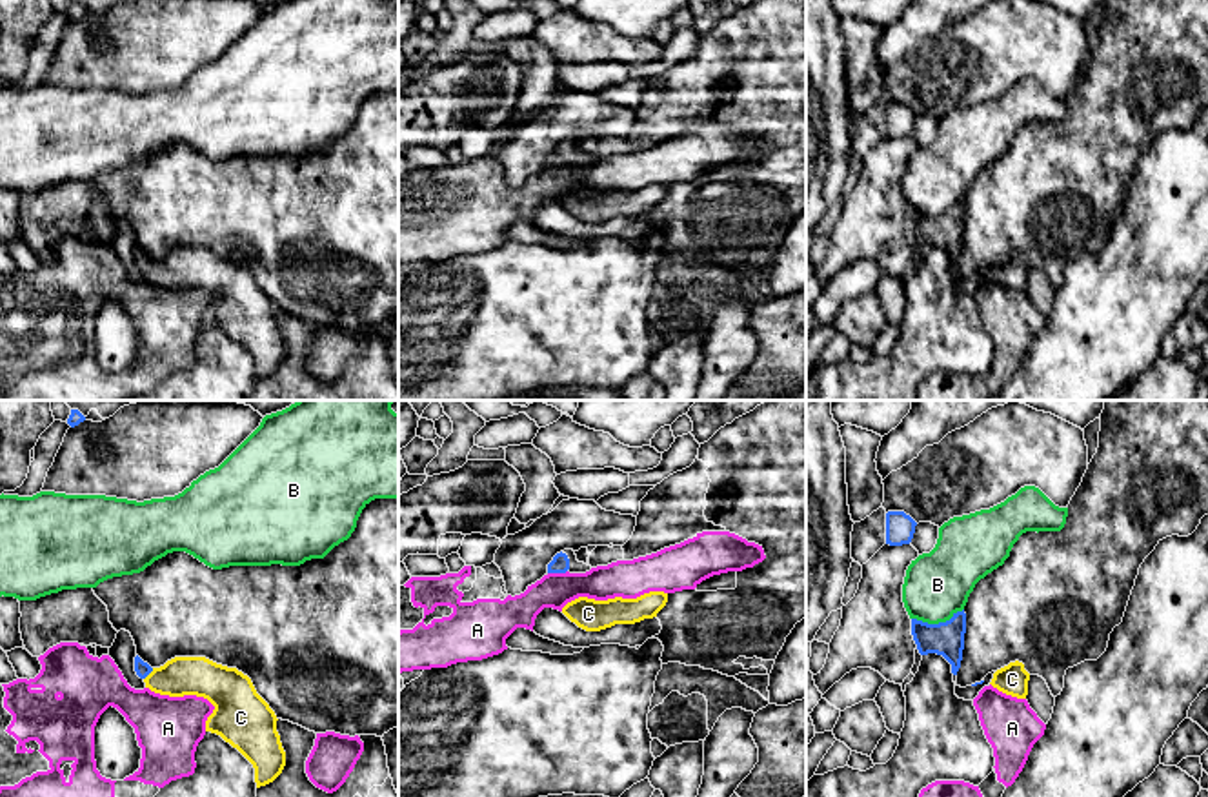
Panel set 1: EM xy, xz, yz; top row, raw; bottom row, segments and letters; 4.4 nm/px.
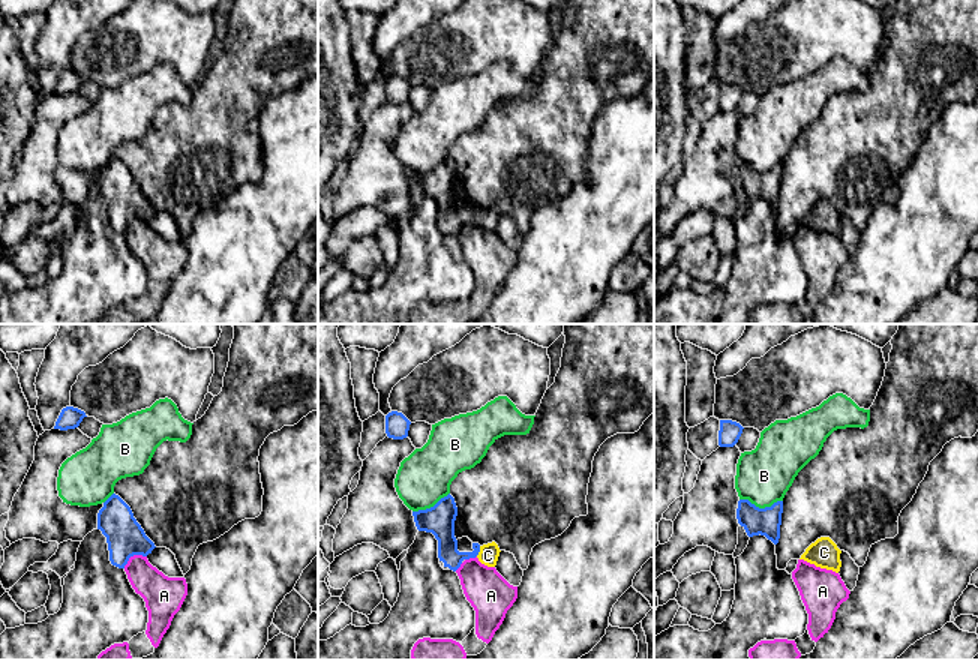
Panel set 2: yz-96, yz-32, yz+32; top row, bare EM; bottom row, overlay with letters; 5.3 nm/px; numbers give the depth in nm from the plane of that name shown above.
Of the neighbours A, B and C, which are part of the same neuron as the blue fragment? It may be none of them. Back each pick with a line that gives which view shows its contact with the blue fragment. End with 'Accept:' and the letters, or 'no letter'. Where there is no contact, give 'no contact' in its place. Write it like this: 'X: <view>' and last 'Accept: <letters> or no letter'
C: xy
Accept: C

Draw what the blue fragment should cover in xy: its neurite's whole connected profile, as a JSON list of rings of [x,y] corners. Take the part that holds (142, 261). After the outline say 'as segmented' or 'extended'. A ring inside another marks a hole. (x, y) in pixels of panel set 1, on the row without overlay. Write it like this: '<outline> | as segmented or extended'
[[[136,247],[135,264],[155,286],[207,291],[215,302],[206,324],[220,328],[253,357],[257,380],[282,366],[286,344],[277,324],[278,311],[247,267],[206,249],[175,249],[151,260]]] | extended

